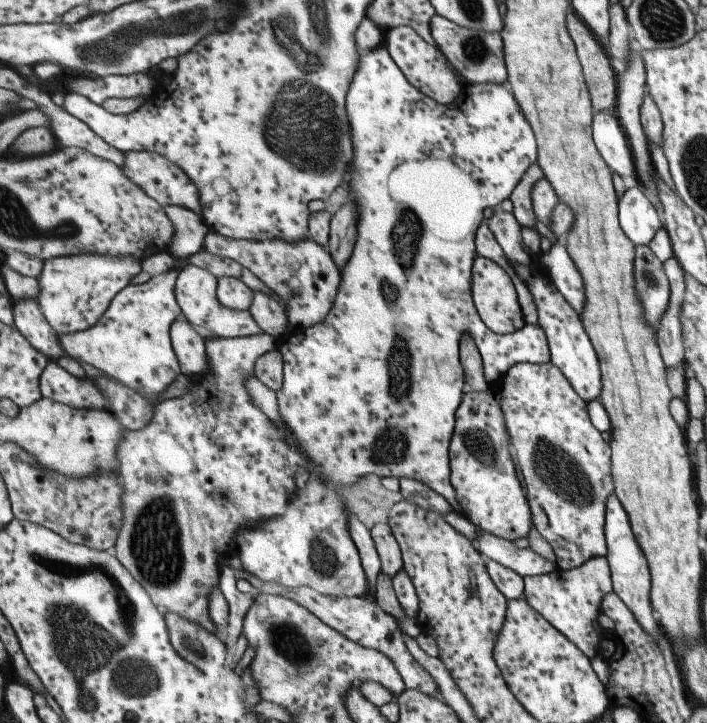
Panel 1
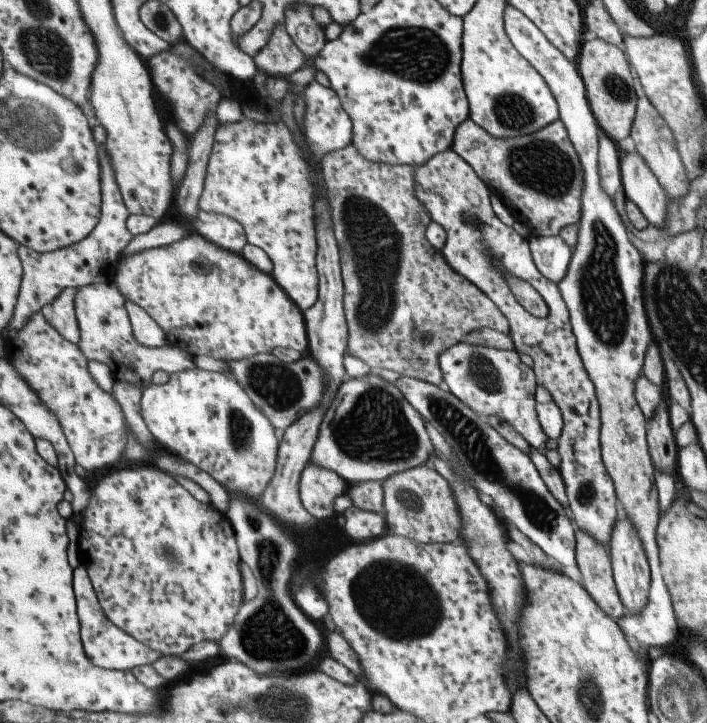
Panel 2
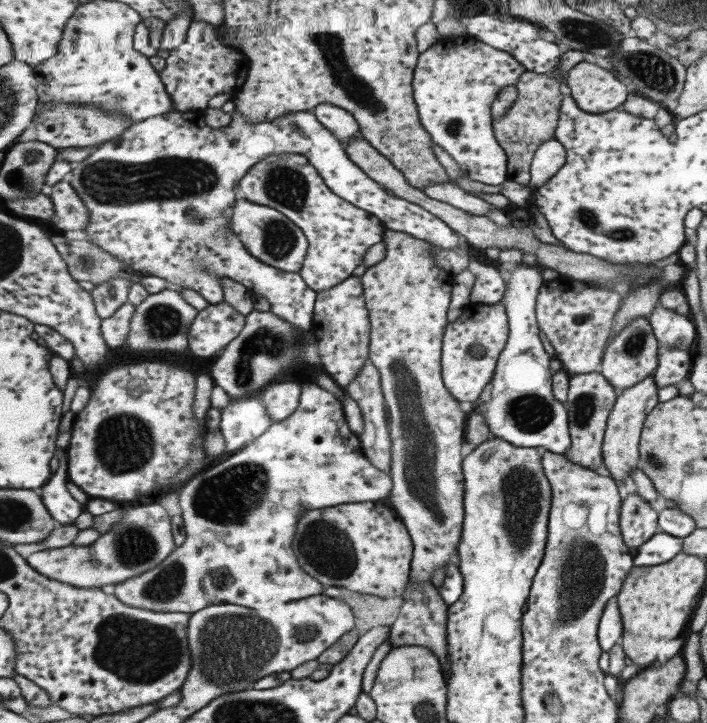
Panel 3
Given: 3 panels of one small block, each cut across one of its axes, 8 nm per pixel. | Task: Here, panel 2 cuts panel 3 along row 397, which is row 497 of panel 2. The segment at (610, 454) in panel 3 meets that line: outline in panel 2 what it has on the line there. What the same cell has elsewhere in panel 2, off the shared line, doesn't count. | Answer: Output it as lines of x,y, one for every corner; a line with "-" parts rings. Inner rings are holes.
508,4
505,8
505,28
513,46
517,47
523,58
529,59
552,87
557,102
560,103
561,122
568,126
569,138
581,157
584,184
581,193
581,222
579,222
579,242
573,254
565,280
558,284
565,302
572,314
573,332
576,334
579,352
584,369
596,386
601,410
601,454
605,454
605,466
613,474
617,502
621,514
633,523
640,541
644,545
645,558
649,565
650,584
647,604
637,614
625,613
617,618
621,630
633,638
638,646
659,648
669,646
675,641
677,626
669,593
663,582
657,545
655,526
659,516
658,496
655,489
650,451
645,440
646,420
639,410
633,386
642,374
643,356
649,340
652,340
649,324
645,320
645,308
641,298
641,256
635,246
629,244
623,222
619,220
609,196
599,186
597,176
597,140
599,128
592,109
585,100
585,88
576,63
545,36
544,31
519,8

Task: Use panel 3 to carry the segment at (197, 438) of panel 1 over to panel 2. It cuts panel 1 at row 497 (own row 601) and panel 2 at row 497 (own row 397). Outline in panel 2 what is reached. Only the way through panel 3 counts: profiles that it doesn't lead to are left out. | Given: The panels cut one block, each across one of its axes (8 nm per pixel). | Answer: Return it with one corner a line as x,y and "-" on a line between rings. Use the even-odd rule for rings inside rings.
309,462
303,470
300,495
305,508
317,519
333,521
335,498
345,495
350,485
340,474

